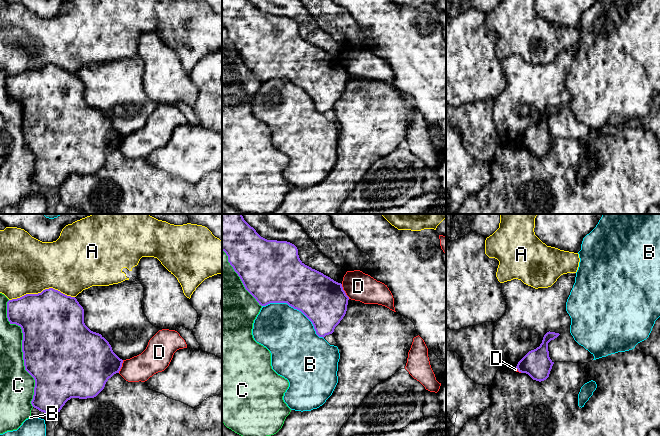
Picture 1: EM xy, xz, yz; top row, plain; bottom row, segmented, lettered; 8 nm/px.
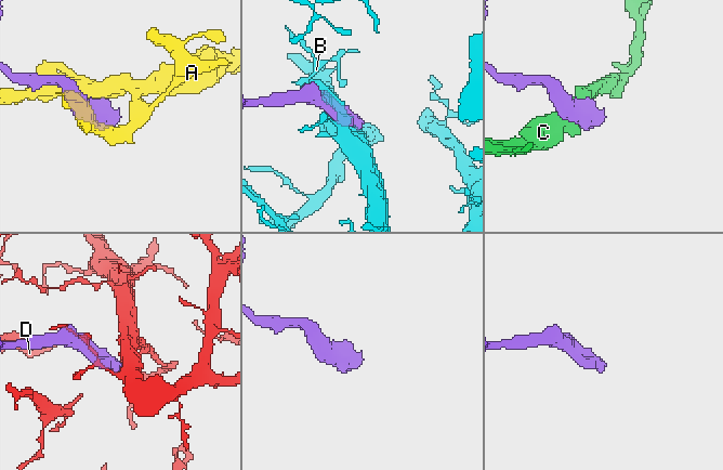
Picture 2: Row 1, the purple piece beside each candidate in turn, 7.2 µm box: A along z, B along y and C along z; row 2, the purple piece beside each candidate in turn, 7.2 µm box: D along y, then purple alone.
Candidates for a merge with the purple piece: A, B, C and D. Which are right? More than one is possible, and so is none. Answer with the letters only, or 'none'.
none

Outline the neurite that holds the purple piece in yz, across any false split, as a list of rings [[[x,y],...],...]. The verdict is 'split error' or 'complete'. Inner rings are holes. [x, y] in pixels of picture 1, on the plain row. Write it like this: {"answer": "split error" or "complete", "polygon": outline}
{"answer": "complete", "polygon": [[[547,108],[539,123],[529,127],[517,140],[521,149],[528,150],[533,156],[544,157],[549,153],[554,138],[549,133],[548,119],[560,110]]]}

